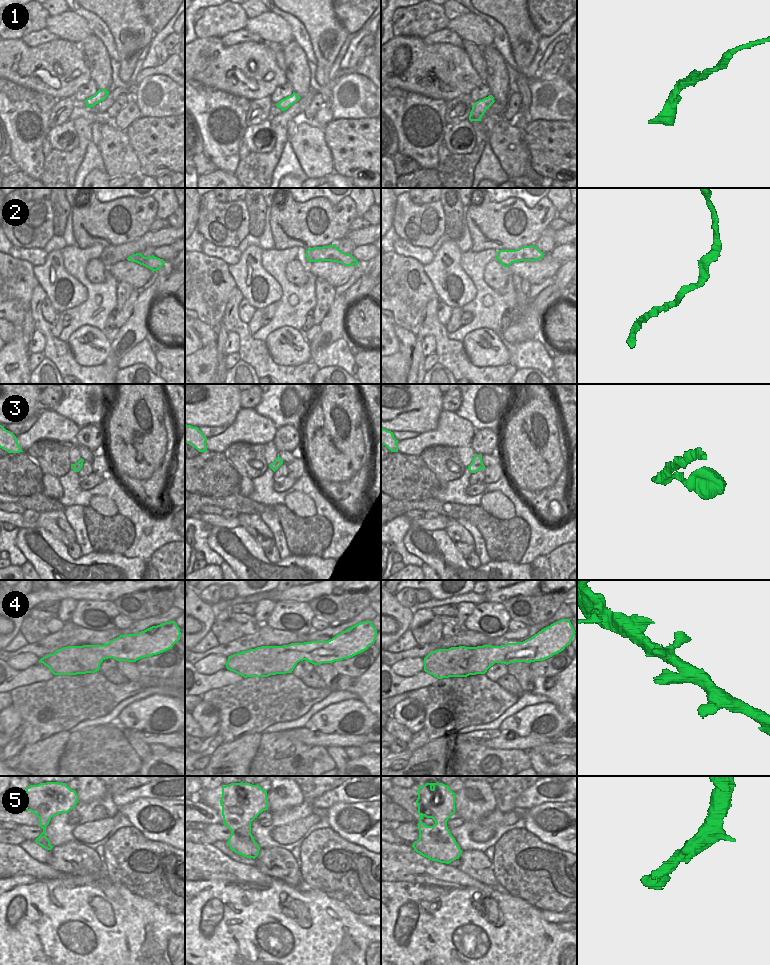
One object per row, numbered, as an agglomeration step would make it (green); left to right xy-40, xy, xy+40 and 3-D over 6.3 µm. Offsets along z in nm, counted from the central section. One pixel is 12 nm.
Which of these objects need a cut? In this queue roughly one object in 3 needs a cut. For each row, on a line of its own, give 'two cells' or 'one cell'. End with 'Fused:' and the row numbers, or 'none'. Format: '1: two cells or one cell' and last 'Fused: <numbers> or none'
1: one cell
2: one cell
3: one cell
4: one cell
5: one cell
Fused: none

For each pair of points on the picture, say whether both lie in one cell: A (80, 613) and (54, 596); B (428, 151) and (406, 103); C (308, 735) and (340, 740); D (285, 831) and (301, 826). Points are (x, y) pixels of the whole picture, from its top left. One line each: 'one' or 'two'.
A: two
B: one
C: one
D: one

